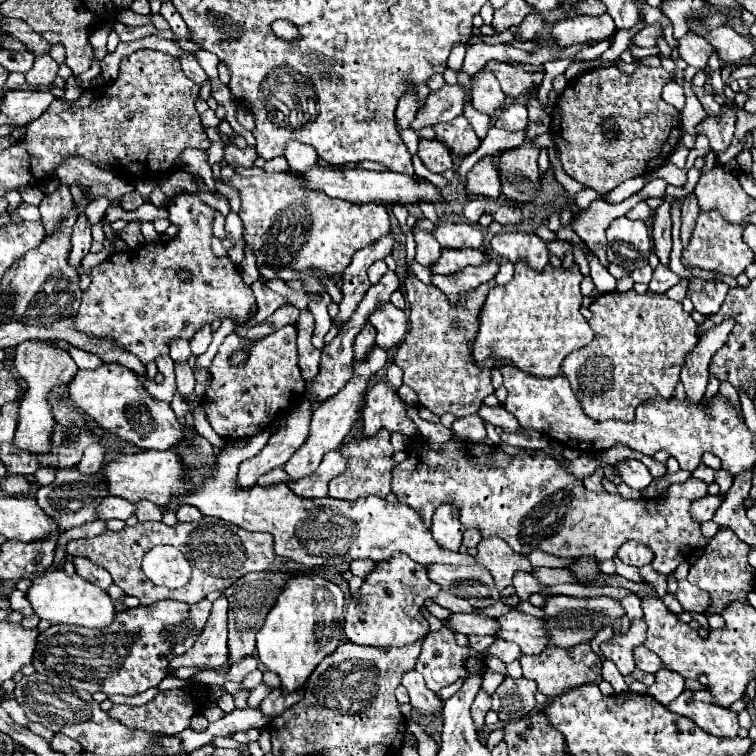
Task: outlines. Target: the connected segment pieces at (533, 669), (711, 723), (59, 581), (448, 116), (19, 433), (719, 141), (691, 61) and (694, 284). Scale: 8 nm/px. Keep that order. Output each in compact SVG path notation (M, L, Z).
M578 644L576 648L554 648L554 646L548 646L544 652L540 654L532 654L532 656L522 656L520 658L522 662L522 670L524 670L524 676L528 680L536 680L538 684L538 690L542 694L546 694L548 698L556 698L560 694L564 694L566 690L572 690L572 688L578 688L582 684L592 684L600 678L600 658L592 652L592 648L588 644Z
M686 690L676 700L672 700L670 710L694 720L704 732L712 736L734 738L738 732L738 718L728 708L720 708L716 704L704 704L692 700L692 694Z
M48 570L46 574L34 578L32 588L28 590L28 600L34 612L42 620L48 620L50 624L78 624L78 626L102 630L108 628L108 624L112 624L116 614L108 592L90 584L78 574L68 576L64 570Z
M444 84L440 90L430 92L422 110L418 110L412 130L420 130L438 122L450 122L464 112L468 90L462 84Z
M22 342L16 348L14 366L28 386L22 400L18 402L18 426L16 426L14 444L16 448L32 452L32 454L48 454L52 450L50 436L56 426L52 406L50 406L50 392L52 388L58 388L60 384L70 384L72 376L78 372L78 366L68 356L66 350L52 348L46 342Z
M722 106L722 116L720 118L706 116L696 126L696 130L710 138L710 146L712 146L714 152L724 152L734 138L734 122L736 122L734 110L730 110L728 106Z
M688 32L686 36L682 36L678 40L678 52L680 52L680 58L688 64L688 66L694 66L694 68L700 68L704 70L706 64L708 64L708 58L714 54L714 48L712 44L708 44L706 38L694 34L694 32Z
M692 278L686 298L692 300L694 310L706 316L706 314L718 312L720 304L726 298L726 292L728 292L728 286L724 282L706 282L700 278Z

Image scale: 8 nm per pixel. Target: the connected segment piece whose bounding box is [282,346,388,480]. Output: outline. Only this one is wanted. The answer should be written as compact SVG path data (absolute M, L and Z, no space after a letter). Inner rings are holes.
M374 348L372 354L364 360L364 362L358 362L354 360L354 376L350 378L350 382L334 396L334 398L328 398L326 402L320 404L320 408L316 408L312 412L312 422L310 422L310 434L308 434L308 440L292 454L292 458L282 466L286 470L286 474L290 476L290 480L300 480L304 476L310 476L322 456L328 452L328 450L334 450L334 448L340 448L342 446L342 440L344 436L350 432L350 428L354 426L354 422L360 418L360 410L362 410L362 404L364 404L364 392L368 388L368 378L372 374L376 374L388 360L388 354L382 350L382 348Z

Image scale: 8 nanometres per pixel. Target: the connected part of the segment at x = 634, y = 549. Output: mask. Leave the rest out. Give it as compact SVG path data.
M624 542L616 554L624 564L632 566L646 566L652 560L652 552L640 542Z

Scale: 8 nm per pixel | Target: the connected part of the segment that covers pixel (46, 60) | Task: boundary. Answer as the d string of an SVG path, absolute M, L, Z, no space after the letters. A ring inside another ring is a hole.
M40 54L36 56L34 68L26 74L26 82L30 86L52 86L56 76L58 76L58 64L50 58L50 54Z

